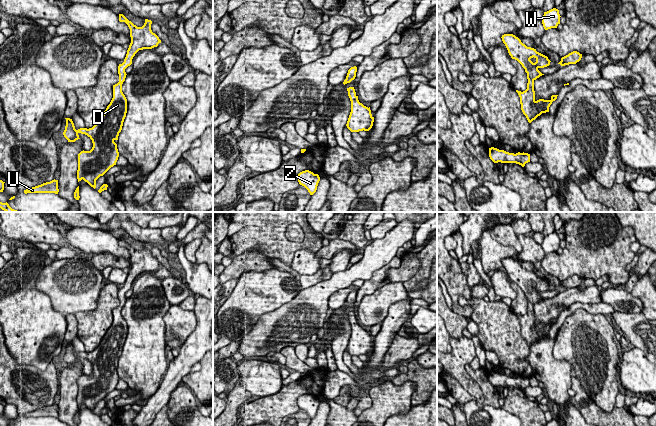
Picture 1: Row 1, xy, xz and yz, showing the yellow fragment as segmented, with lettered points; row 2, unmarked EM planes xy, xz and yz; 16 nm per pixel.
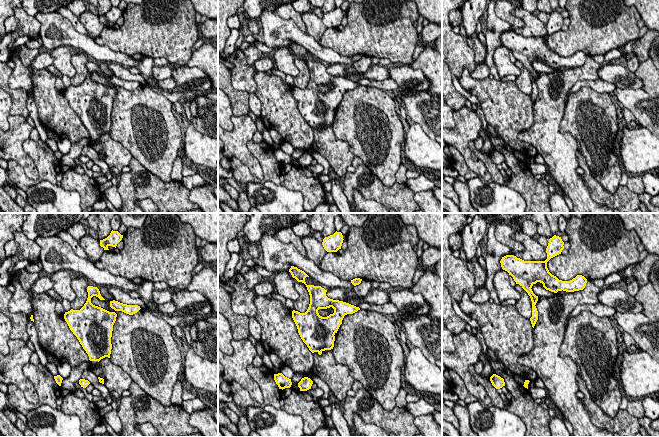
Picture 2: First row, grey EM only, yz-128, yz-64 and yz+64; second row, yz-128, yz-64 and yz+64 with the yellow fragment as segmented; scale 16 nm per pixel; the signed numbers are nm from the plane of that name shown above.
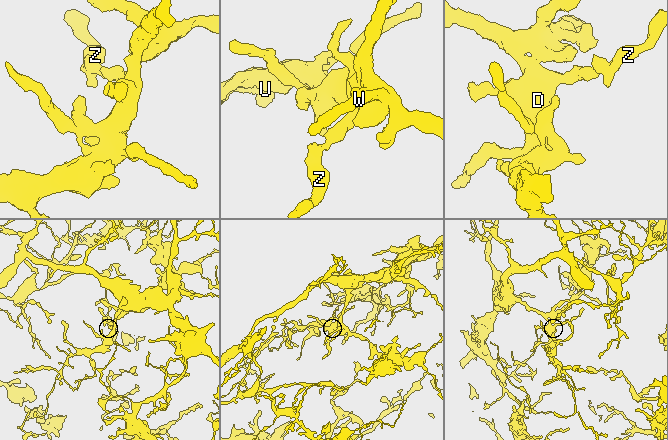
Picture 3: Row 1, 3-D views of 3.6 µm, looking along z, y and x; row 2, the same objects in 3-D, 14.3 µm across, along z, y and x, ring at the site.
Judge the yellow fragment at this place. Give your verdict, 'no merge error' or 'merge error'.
no merge error

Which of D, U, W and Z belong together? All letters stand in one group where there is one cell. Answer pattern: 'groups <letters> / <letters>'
groups D U W Z

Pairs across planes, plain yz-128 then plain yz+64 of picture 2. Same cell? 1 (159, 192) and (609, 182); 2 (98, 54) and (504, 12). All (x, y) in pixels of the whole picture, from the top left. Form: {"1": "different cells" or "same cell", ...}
{"1": "different cells", "2": "different cells"}

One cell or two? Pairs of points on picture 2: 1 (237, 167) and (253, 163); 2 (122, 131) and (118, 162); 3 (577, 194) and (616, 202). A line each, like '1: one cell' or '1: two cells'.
1: two cells
2: two cells
3: two cells

